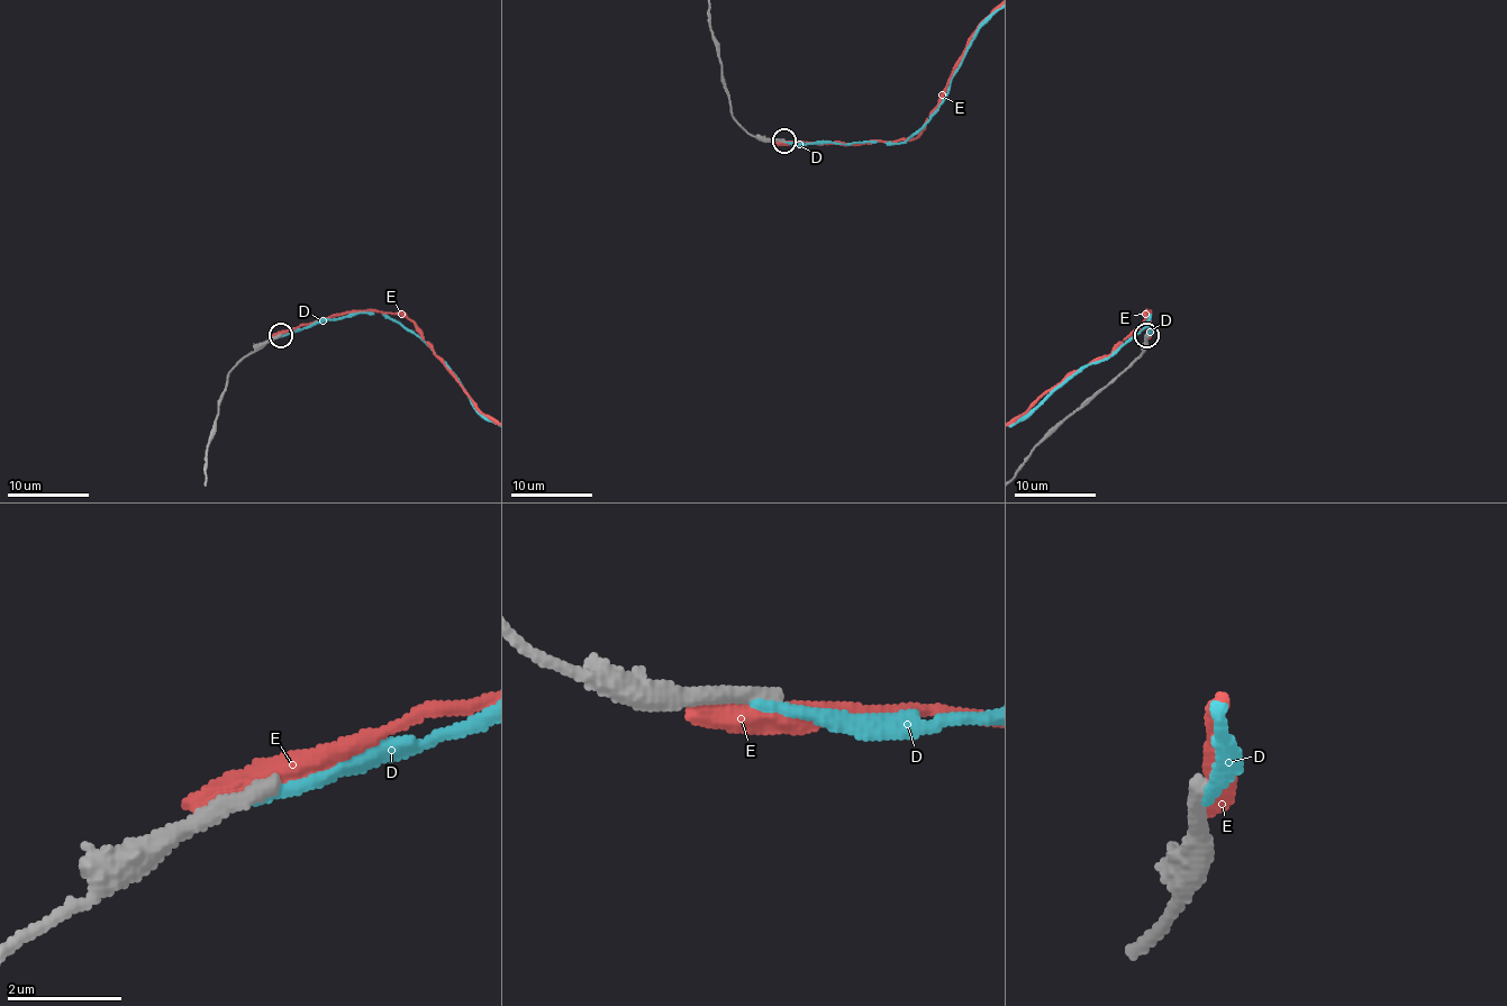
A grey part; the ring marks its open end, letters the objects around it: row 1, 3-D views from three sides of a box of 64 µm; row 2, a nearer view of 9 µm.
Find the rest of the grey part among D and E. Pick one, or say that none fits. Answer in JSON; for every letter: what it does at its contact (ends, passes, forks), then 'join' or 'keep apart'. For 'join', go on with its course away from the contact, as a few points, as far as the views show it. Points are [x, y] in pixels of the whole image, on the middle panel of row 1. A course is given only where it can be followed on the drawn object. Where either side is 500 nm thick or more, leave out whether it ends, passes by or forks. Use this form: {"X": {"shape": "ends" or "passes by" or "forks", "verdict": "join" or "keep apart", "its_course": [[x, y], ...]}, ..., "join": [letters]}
{"D": {"shape": "ends", "verdict": "keep apart"}, "E": {"verdict": "keep apart"}, "join": []}

